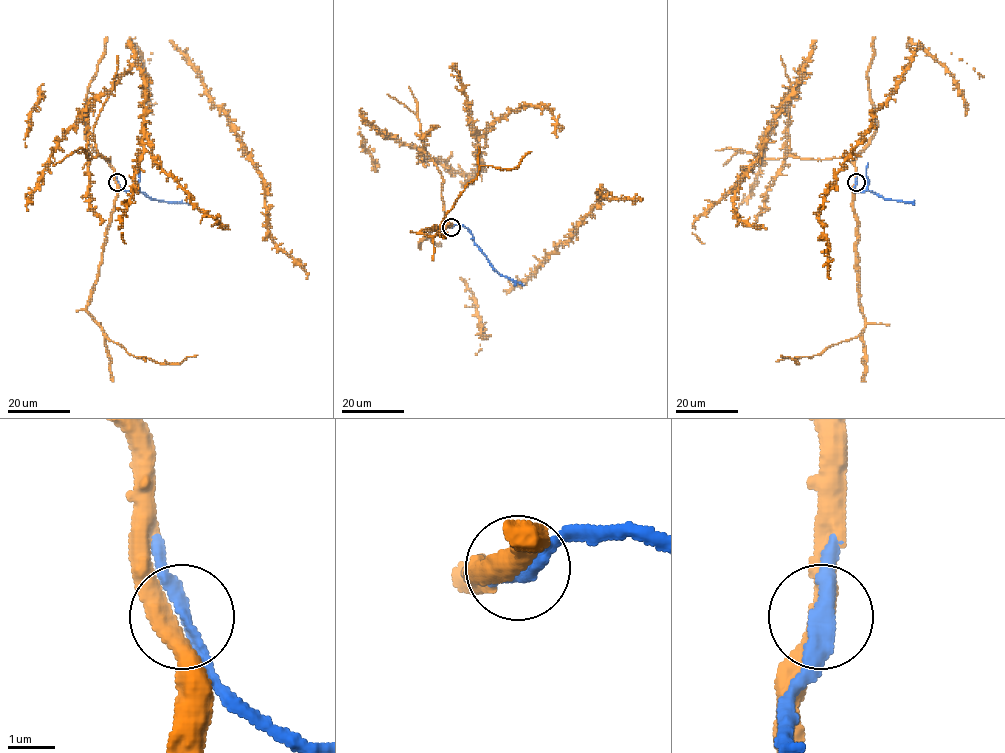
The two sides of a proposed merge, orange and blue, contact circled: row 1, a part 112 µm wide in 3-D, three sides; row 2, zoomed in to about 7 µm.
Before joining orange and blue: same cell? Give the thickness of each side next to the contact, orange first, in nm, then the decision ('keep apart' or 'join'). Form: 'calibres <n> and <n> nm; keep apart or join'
calibres 440 and 300 nm; join

